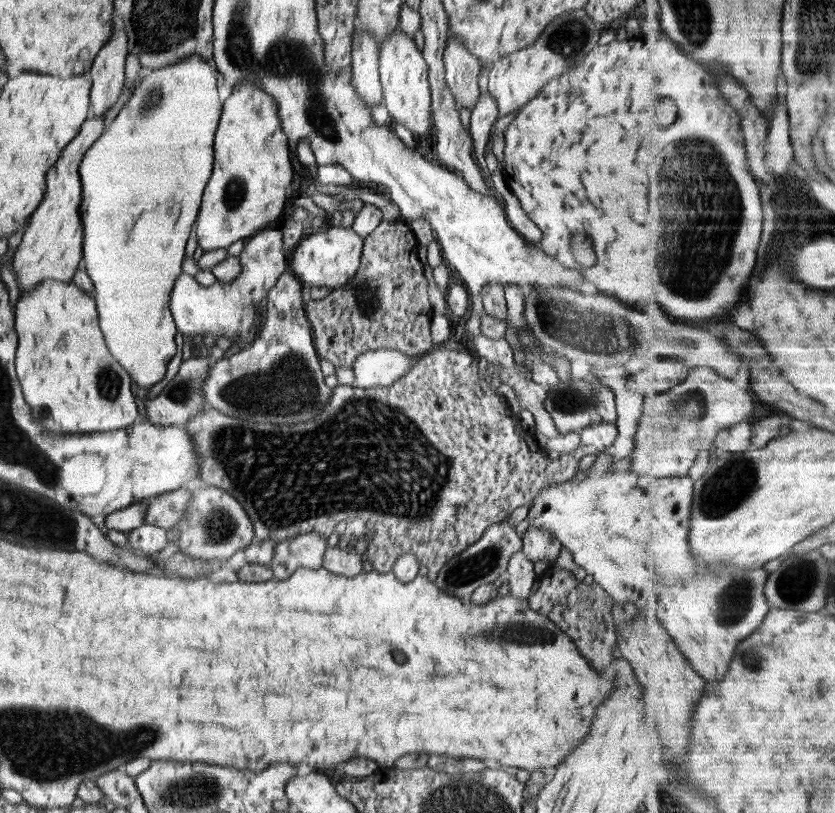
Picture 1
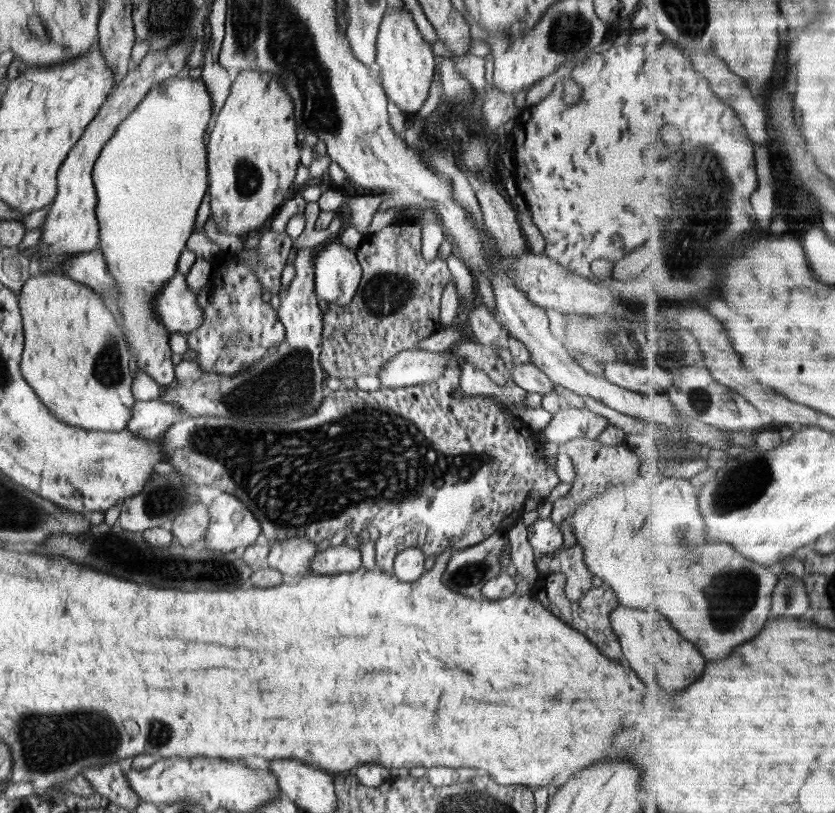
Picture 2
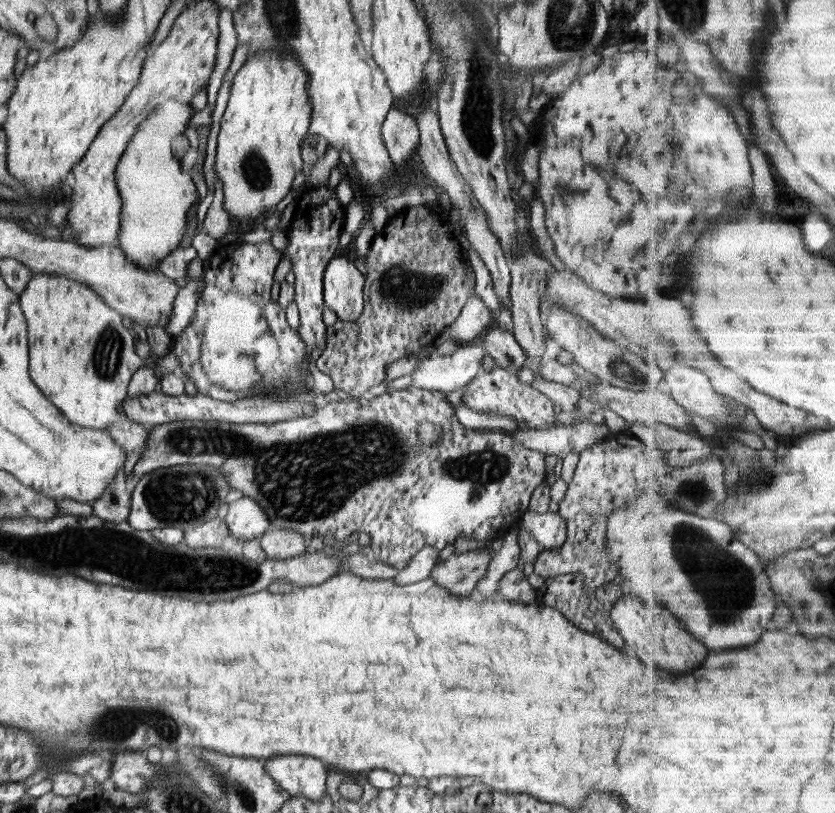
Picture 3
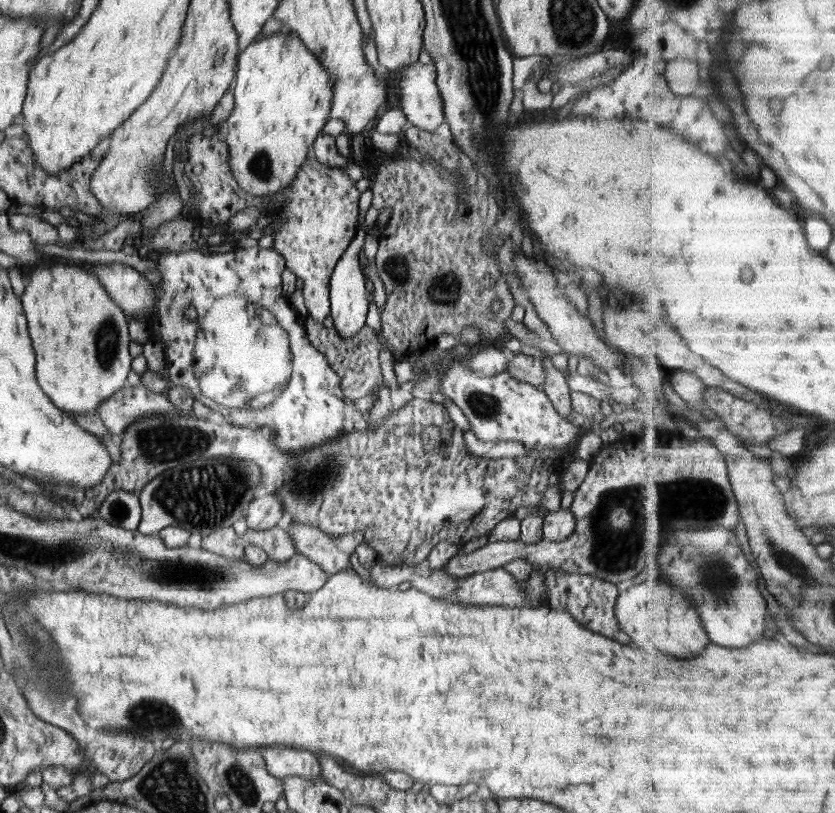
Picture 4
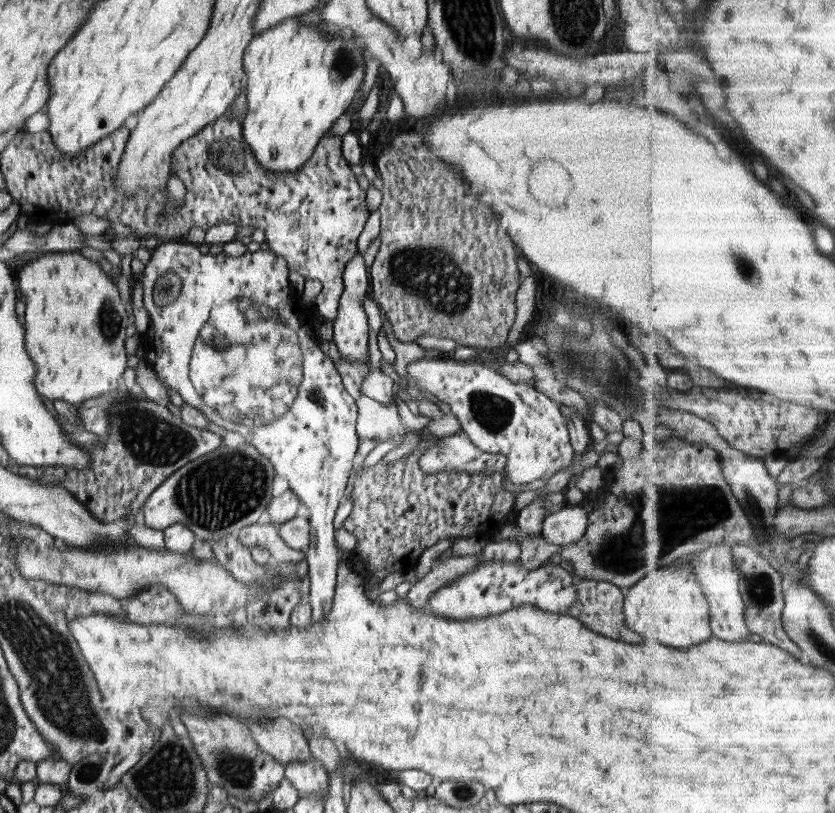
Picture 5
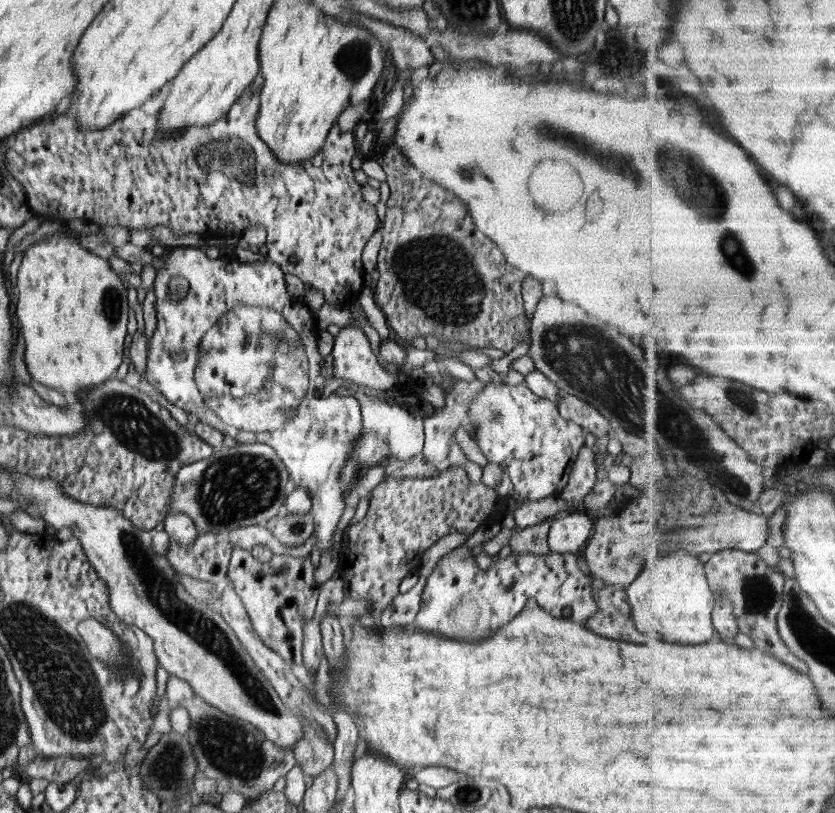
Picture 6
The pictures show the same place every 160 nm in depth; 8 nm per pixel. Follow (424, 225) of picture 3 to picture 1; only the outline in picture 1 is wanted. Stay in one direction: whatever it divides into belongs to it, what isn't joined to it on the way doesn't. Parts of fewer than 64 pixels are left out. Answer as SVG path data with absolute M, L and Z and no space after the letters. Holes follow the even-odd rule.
M382 220L363 240L361 263L353 278L344 286L329 290L326 297L306 302L305 309L319 358L326 358L337 368L351 368L354 361L369 350L392 349L415 358L432 350L430 321L434 312L428 297L425 263L418 258L420 247L406 222Z

